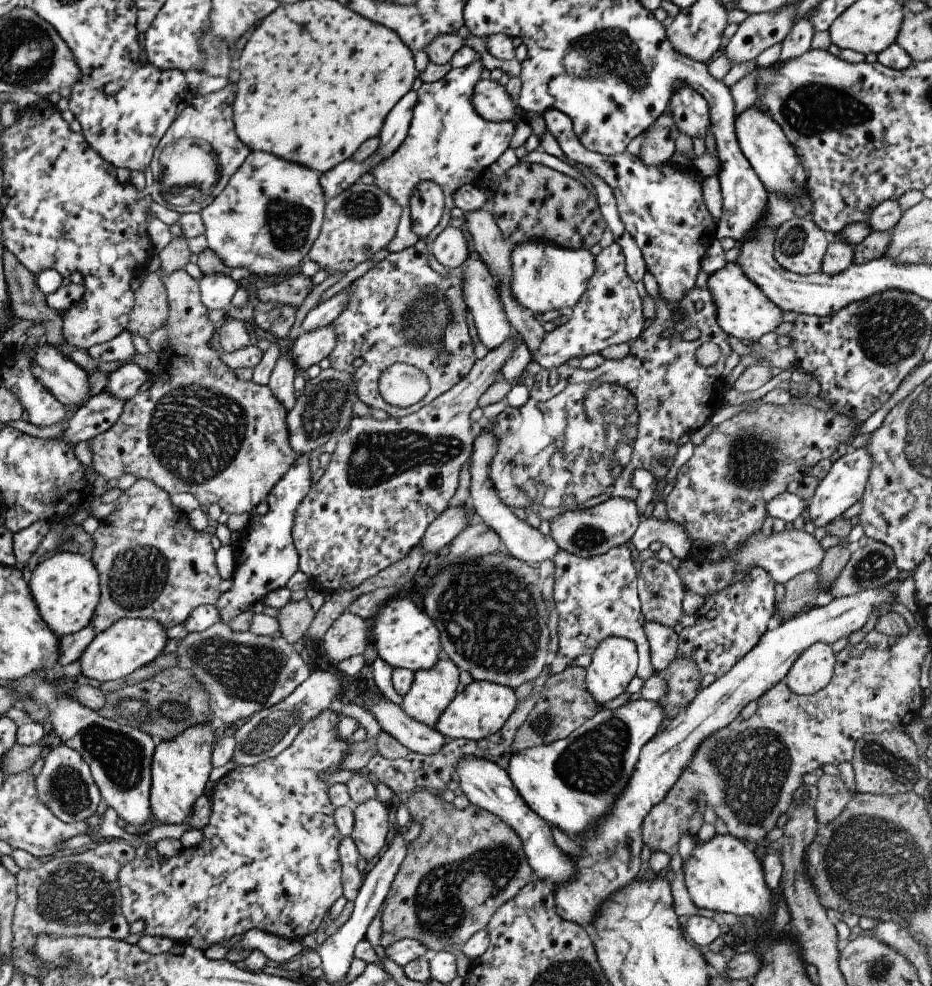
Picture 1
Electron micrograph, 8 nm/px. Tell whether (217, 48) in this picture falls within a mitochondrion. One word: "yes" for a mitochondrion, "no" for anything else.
yes

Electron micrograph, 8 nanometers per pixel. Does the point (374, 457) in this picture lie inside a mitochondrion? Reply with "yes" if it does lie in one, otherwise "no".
yes

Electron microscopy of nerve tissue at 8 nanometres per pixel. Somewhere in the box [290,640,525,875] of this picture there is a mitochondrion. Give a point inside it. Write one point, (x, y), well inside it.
(317, 758)

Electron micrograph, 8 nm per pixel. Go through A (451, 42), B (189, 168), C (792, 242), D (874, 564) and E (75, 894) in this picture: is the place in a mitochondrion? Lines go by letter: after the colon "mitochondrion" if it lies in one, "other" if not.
A: other
B: mitochondrion
C: mitochondrion
D: mitochondrion
E: mitochondrion

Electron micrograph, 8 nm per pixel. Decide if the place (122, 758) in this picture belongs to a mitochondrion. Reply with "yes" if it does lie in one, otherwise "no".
yes

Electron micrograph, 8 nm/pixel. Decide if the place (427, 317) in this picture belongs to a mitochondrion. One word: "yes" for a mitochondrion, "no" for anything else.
yes

